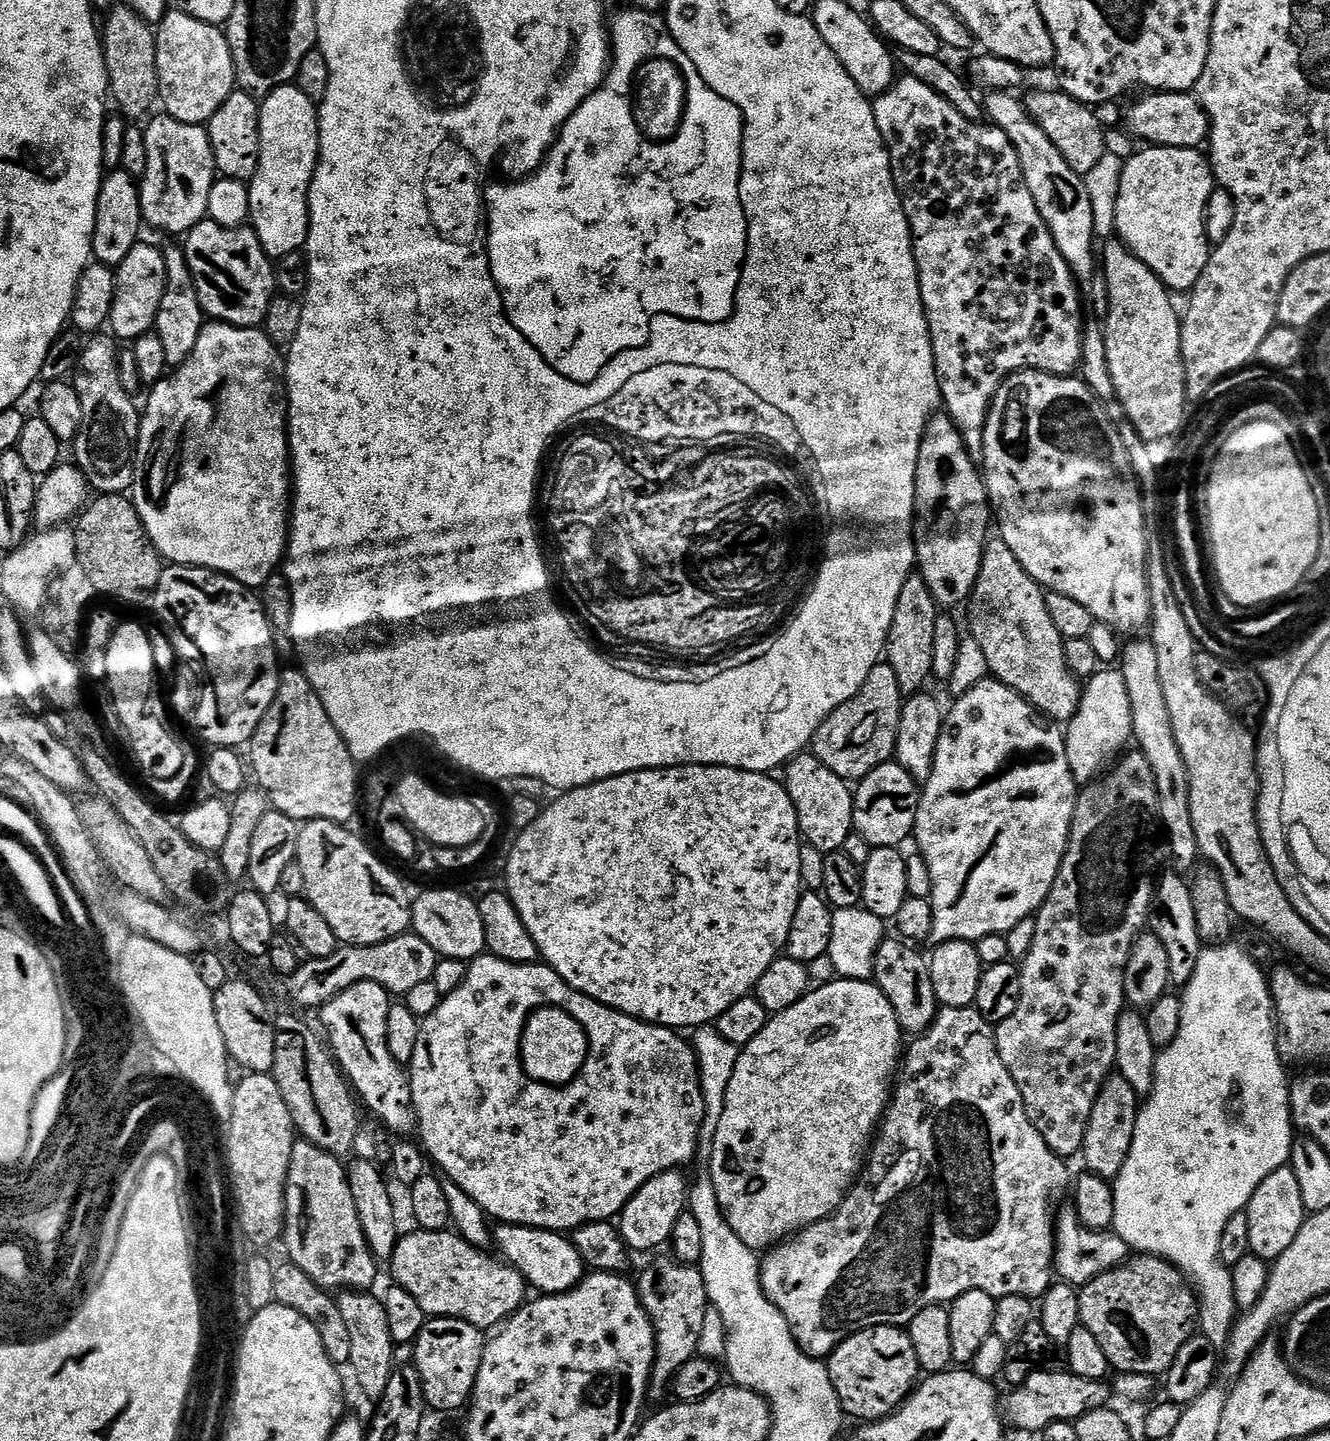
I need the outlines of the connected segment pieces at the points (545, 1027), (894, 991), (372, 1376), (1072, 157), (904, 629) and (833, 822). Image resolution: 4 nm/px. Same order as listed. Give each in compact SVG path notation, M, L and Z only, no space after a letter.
M536 1004L528 1009L516 1046L520 1076L524 1076L532 1088L548 1088L548 1092L572 1088L583 1075L583 1068L588 1068L585 1061L580 1061L580 1031L583 1029L580 1020L576 1020L568 1008L560 1008L560 1004Z
M898 938L885 939L876 952L873 970L875 983L894 1006L901 1031L907 1035L910 1033L910 1036L923 1035L940 1009L929 973L929 961L916 950L919 949Z
M344 1290L335 1297L338 1310L342 1314L342 1322L346 1322L346 1334L350 1334L350 1354L348 1364L352 1368L352 1376L356 1384L372 1399L379 1401L386 1390L386 1382L390 1382L394 1371L393 1349L390 1338L390 1326L386 1322L383 1303L376 1300L364 1290Z
M1063 90L1055 91L1030 93L1028 100L1026 99L1028 113L1031 114L1033 122L1046 134L1046 138L1050 138L1054 146L1058 146L1062 158L1070 162L1070 166L1079 176L1085 177L1098 162L1101 162L1106 153L1104 128L1089 105L1080 103Z
M913 574L908 578L910 584L906 592L900 593L898 606L895 607L894 622L888 631L885 655L886 662L897 675L901 693L911 696L923 691L924 684L933 677L934 632L939 613L938 605L928 591L928 585L923 577Z
M801 754L792 757L786 765L788 773L782 776L792 799L794 810L798 814L800 835L820 851L820 854L839 852L845 847L848 835L853 835L854 804L853 789L849 781L838 778L817 756Z

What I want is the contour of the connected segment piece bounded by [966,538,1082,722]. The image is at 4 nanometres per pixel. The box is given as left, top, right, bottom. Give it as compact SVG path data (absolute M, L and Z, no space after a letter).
M989 539L984 546L976 585L966 604L968 620L972 623L970 636L982 648L989 673L999 683L1014 690L1041 716L1053 722L1068 722L1079 709L1082 684L1068 668L1065 639L1058 634L1058 626L1050 622L1045 595L1045 589L1024 572L1004 539Z

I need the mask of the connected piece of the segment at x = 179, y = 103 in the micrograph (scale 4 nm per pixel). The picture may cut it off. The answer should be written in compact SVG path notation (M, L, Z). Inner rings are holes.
M169 10L164 13L164 19L160 21L158 27L155 29L156 36L156 72L159 80L159 95L161 103L166 104L164 108L165 113L174 117L180 122L186 122L187 124L203 124L205 125L212 119L213 114L221 108L221 104L226 100L236 88L236 67L234 67L234 58L232 57L232 51L228 45L228 37L223 31L215 24L207 24L202 22L198 18L194 18L186 10Z

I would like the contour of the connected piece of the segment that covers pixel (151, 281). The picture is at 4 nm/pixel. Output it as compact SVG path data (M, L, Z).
M145 242L136 243L117 267L115 277L115 300L113 300L108 324L111 333L117 339L134 342L155 327L159 304L167 290L167 270L163 251Z

